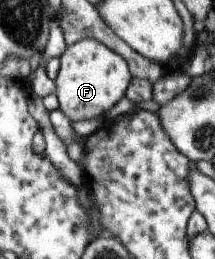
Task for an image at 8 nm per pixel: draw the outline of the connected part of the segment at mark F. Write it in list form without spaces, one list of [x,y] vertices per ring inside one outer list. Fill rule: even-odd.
[[[84,38],[66,46],[58,56],[59,69],[54,79],[54,94],[58,110],[70,122],[91,120],[105,114],[124,96],[130,75],[124,58],[92,38]]]

